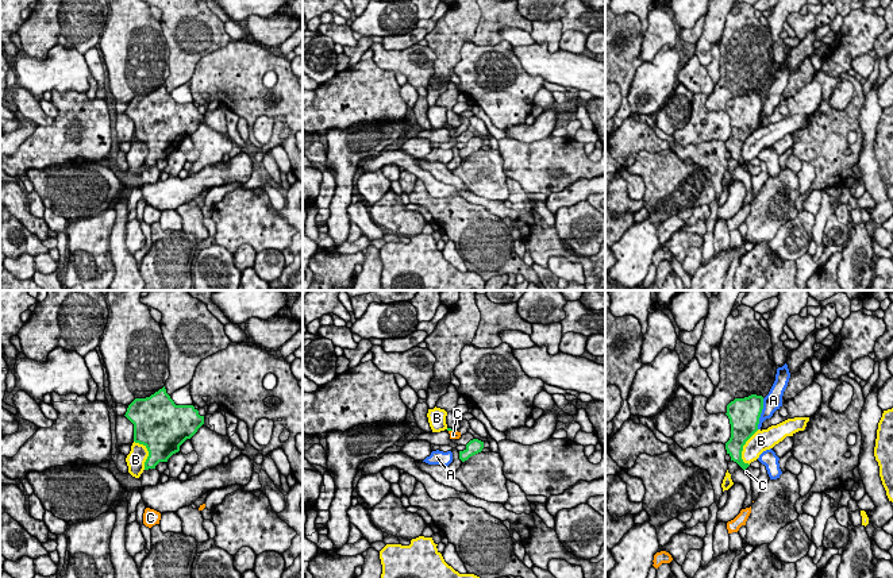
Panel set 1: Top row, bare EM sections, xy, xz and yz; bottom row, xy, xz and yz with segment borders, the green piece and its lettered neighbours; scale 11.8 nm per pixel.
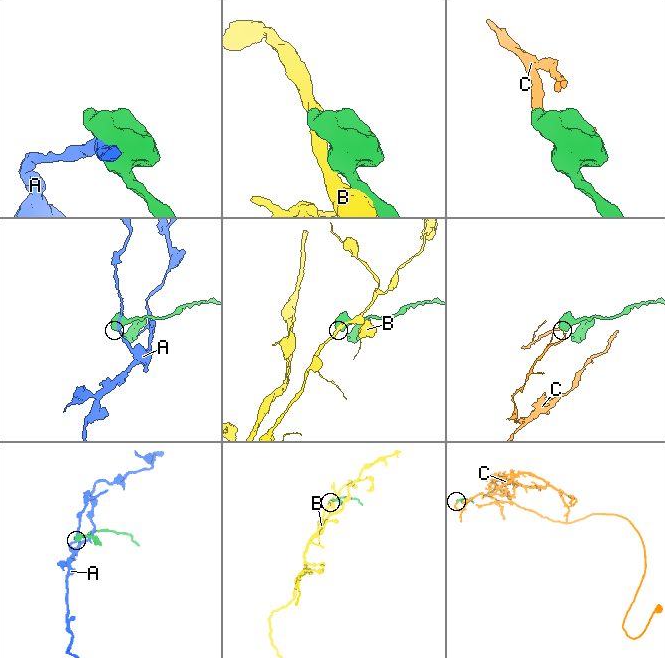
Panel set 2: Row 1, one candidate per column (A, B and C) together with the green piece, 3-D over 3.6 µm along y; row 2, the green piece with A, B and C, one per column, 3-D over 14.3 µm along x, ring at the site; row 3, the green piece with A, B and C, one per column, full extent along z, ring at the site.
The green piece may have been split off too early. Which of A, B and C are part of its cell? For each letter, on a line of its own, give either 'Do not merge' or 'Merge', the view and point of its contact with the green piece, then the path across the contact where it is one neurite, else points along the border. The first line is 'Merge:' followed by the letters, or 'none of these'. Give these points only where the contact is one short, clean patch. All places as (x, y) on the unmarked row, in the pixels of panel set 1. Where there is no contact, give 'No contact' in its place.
Merge: none of these
A: Do not merge. Touches green at yz (761, 110)
B: Do not merge. Touches green at yz (742, 145)
C: Do not merge. Touches green at xz (453, 128). Boundary: xz (449, 127), (457, 128)

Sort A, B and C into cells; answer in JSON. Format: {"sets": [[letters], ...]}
{"sets": [["A"], ["B"], ["C"]]}

